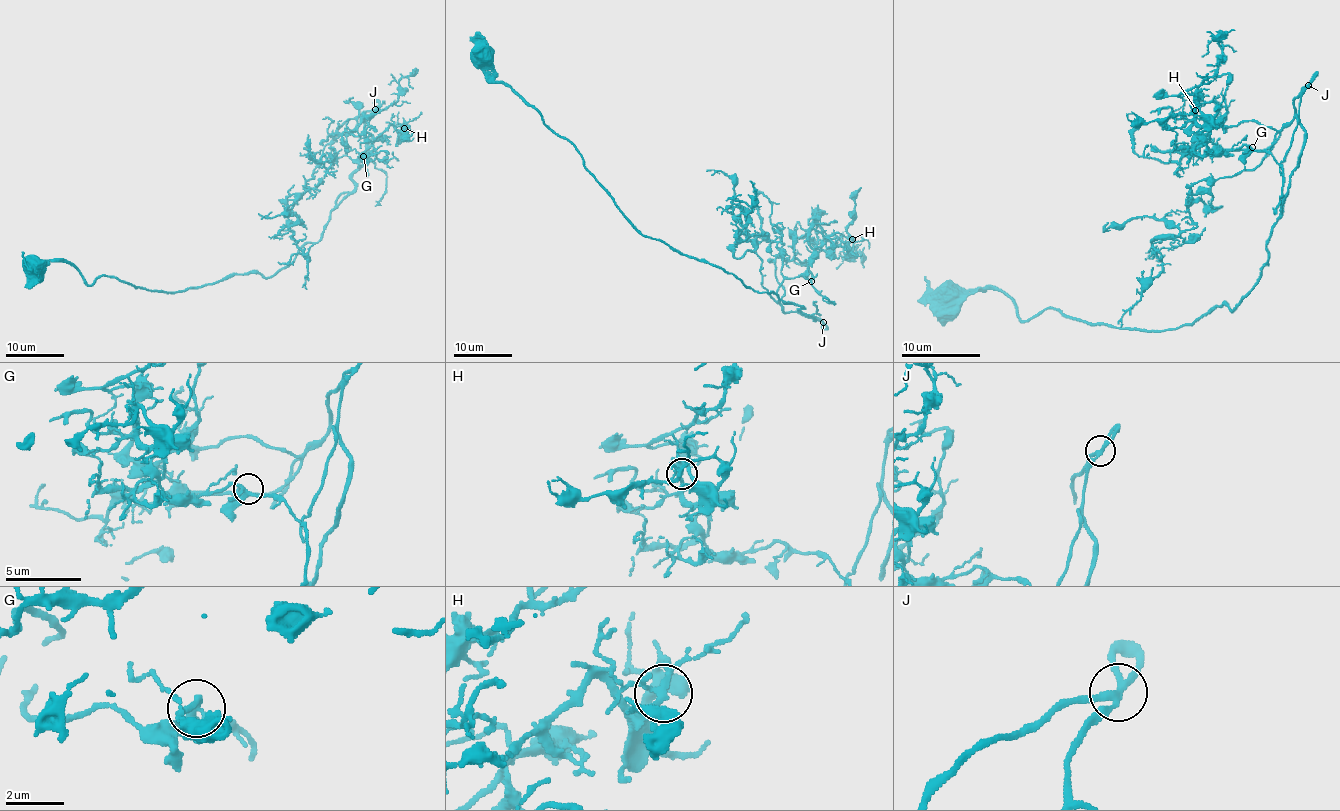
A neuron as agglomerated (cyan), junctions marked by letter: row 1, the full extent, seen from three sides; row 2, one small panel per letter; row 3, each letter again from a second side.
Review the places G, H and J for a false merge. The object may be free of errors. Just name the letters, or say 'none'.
none

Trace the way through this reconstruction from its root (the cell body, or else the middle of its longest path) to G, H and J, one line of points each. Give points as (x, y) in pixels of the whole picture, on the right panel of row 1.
G: (948, 296), (999, 288), (1023, 320), (1141, 330), (1231, 310), (1268, 263), (1303, 88), (1252, 147)
H: (948, 296), (1141, 330), (1231, 310), (1268, 263), (1303, 88), (1264, 149), (1213, 151), (1195, 110)
J: (948, 296), (999, 288), (1023, 320), (1054, 308), (1141, 330), (1231, 310), (1268, 263), (1307, 84)

